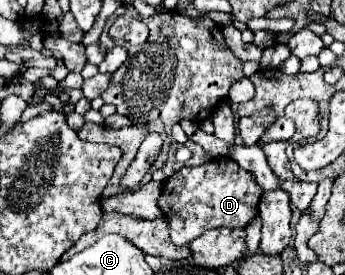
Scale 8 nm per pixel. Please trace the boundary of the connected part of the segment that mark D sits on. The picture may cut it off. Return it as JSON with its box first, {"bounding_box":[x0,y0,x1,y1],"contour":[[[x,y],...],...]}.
{"bounding_box":[158,158,262,246],"contour":[[[216,158],[202,166],[174,172],[164,182],[158,206],[168,220],[172,242],[176,246],[186,246],[210,228],[244,228],[258,214],[260,194],[262,188],[252,180],[252,174],[244,172],[230,158]]]}

